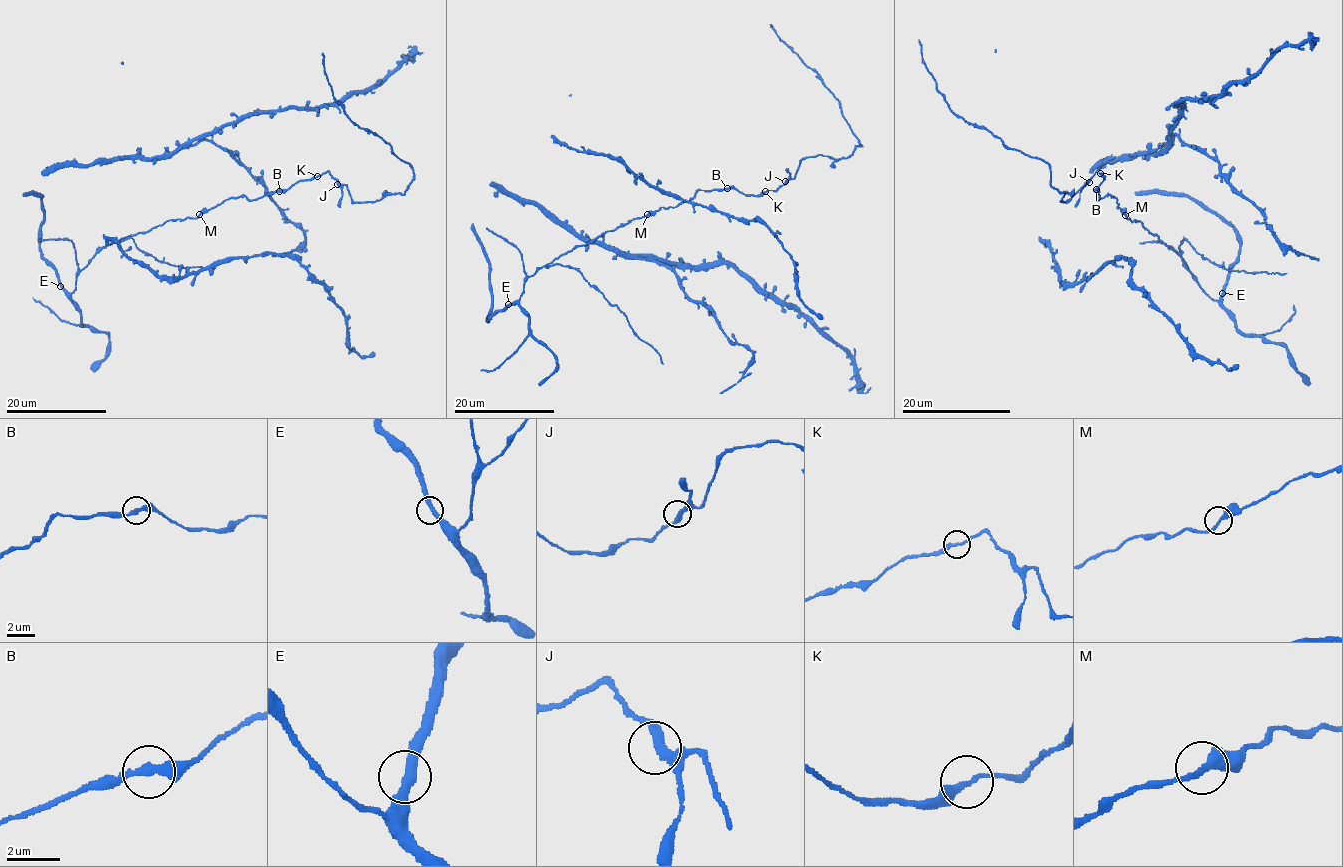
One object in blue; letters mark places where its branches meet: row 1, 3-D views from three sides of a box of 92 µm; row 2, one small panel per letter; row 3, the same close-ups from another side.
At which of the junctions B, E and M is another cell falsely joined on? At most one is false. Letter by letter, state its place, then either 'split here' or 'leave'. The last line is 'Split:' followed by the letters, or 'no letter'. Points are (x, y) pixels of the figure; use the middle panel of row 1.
B: (727, 188) | leave
E: (508, 304) | leave
M: (647, 214) | leave
Split: no letter

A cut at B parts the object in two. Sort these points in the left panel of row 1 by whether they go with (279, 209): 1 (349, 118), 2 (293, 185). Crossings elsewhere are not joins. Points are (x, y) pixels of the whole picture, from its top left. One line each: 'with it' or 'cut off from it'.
1: cut off from it
2: cut off from it

